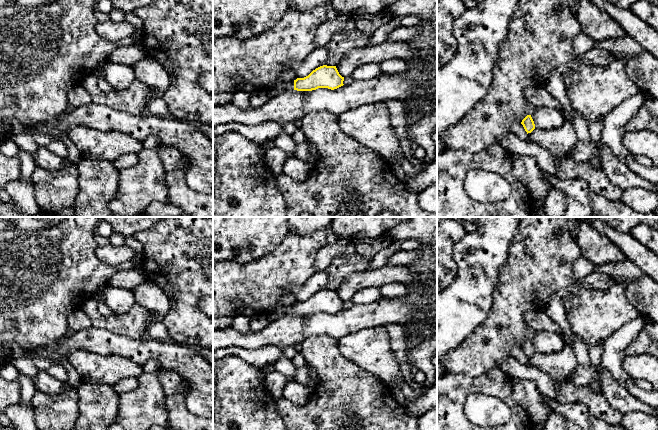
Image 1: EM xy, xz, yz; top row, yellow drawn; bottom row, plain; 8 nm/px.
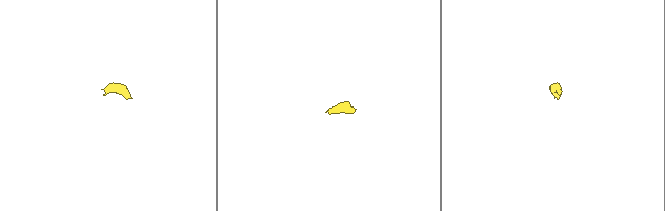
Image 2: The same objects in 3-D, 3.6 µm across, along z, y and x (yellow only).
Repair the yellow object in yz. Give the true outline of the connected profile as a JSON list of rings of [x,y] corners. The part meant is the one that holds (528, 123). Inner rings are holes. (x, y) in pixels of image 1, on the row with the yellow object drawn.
[[[527,115],[521,122],[523,125],[525,131],[528,133],[531,133],[535,129],[534,121],[531,117],[531,115]]]

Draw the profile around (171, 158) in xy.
[[[159,144],[158,150],[166,172],[186,169],[187,164],[182,160],[182,154],[179,150],[164,144]]]

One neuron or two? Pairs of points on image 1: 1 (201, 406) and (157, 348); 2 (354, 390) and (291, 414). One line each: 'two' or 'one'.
1: one
2: one

